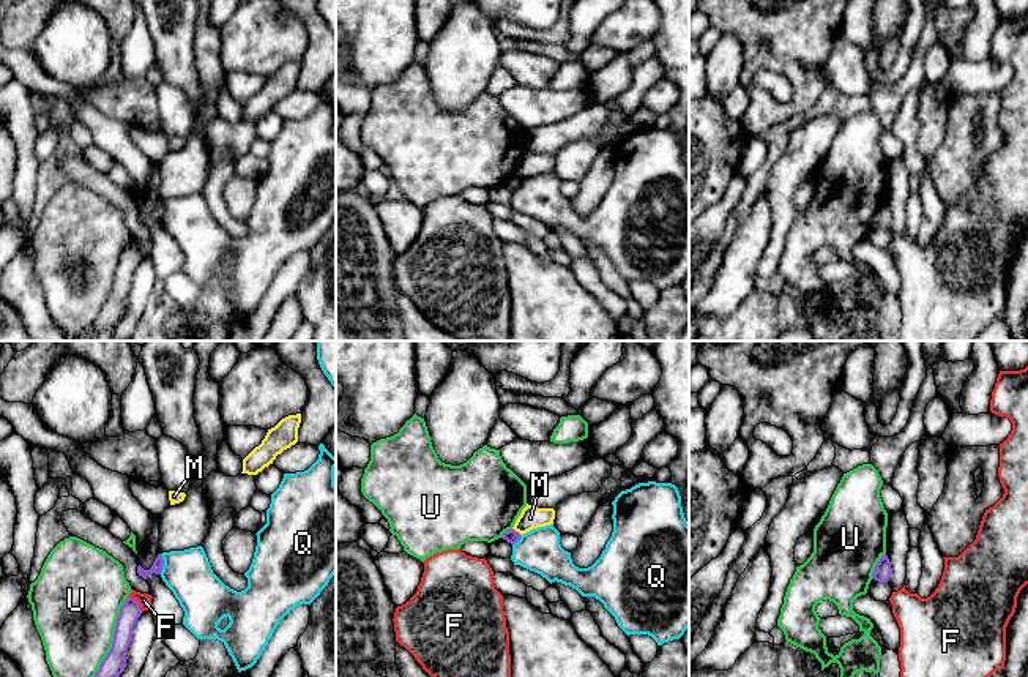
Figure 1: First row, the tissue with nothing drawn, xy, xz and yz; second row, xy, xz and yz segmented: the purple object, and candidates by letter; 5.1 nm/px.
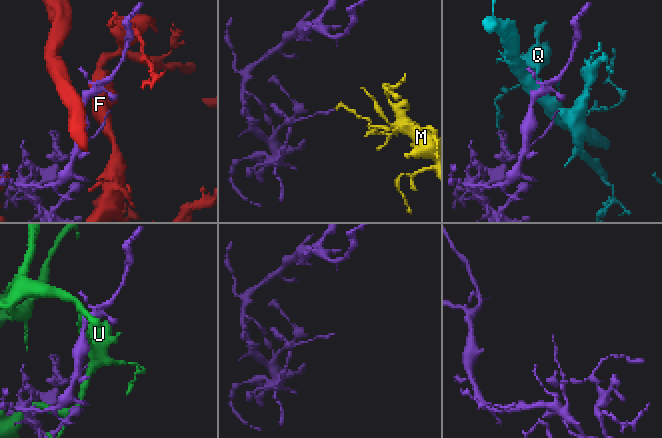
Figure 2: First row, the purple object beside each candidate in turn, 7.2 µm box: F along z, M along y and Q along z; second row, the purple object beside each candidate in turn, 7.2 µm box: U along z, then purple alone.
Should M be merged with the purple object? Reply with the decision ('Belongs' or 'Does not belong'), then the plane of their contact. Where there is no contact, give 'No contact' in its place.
Does not belong. Touches purple in xz

